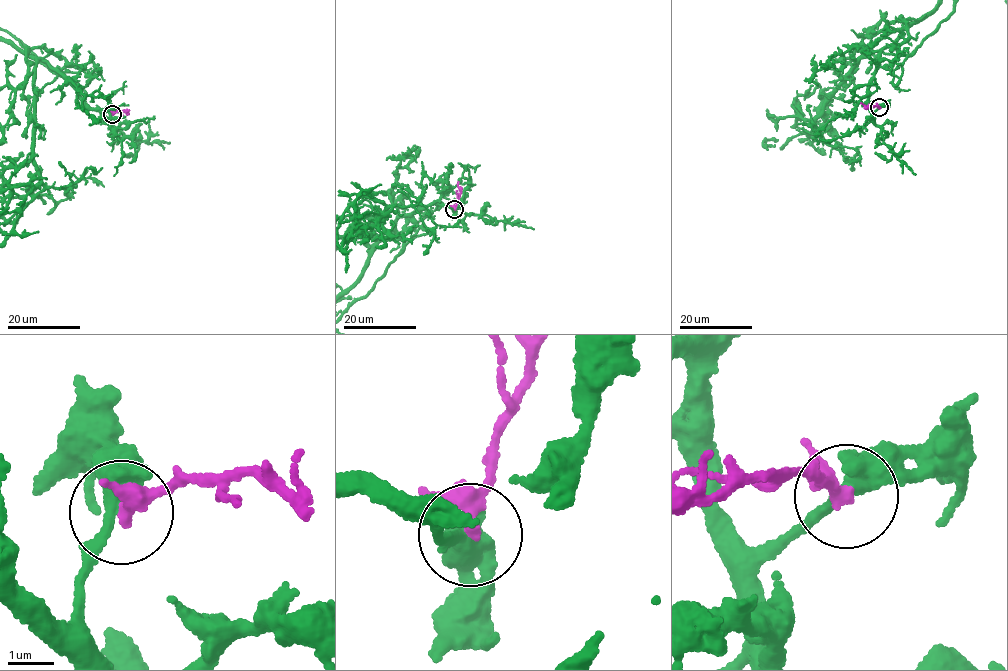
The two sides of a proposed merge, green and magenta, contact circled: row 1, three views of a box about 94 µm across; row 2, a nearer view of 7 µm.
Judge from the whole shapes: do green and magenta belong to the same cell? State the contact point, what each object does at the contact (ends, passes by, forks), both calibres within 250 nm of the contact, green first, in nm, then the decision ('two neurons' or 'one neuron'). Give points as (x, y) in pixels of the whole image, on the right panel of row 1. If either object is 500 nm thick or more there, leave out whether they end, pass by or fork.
place (879, 107); green passes by; magenta passes by; calibres 440 and 260 nm; two neurons

